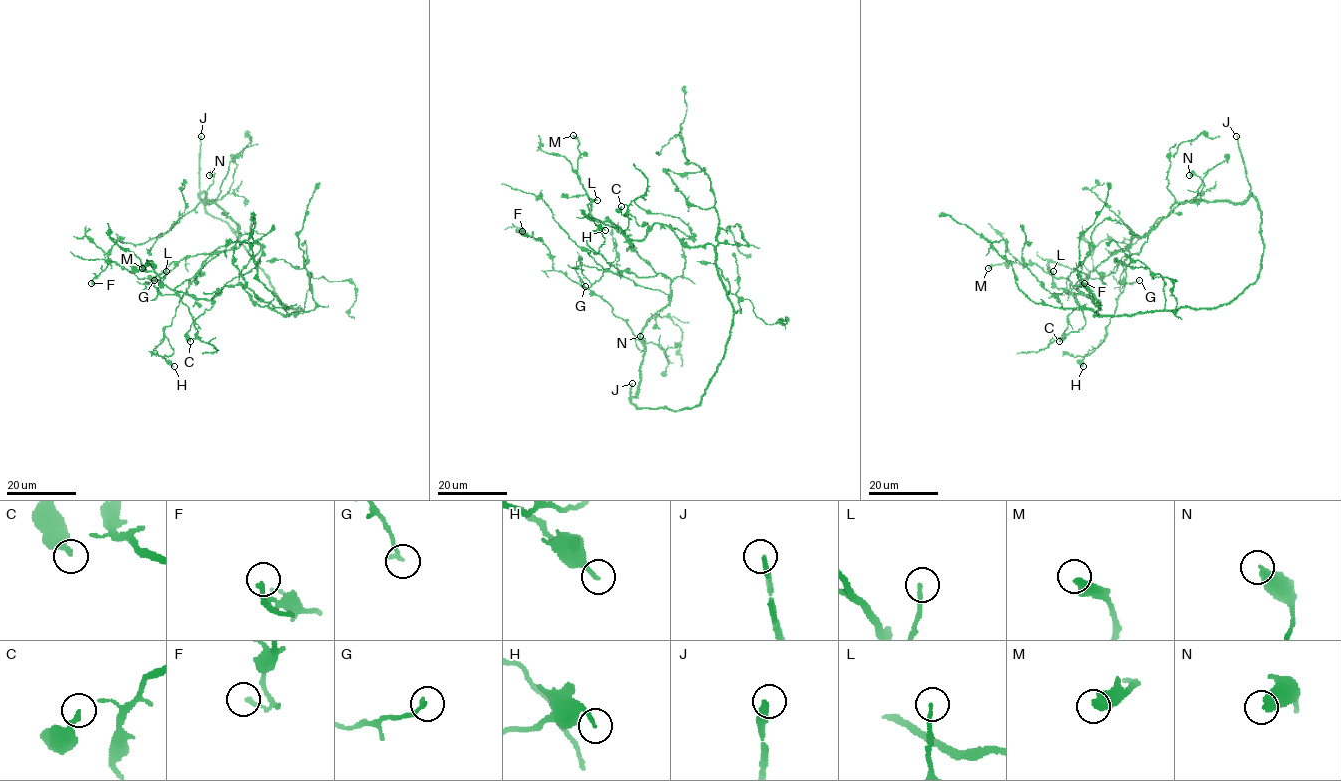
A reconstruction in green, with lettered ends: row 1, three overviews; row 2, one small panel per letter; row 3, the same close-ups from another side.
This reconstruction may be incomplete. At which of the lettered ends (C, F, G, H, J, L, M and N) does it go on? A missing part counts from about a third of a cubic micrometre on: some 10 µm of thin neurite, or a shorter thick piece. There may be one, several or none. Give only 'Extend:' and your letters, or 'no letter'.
Extend: J

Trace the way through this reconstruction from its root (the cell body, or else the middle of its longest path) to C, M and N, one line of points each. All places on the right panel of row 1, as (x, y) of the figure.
C: (1094, 230), (1089, 254), (1077, 274), (1079, 309), (1067, 316), (1068, 327), (1059, 341)
M: (1094, 230), (1076, 286), (1093, 300), (1069, 280), (1054, 277), (1035, 264), (1009, 261), (988, 268)
N: (1094, 230), (1111, 219), (1129, 233), (1144, 236), (1175, 203), (1189, 202), (1201, 191), (1203, 182), (1189, 175)

